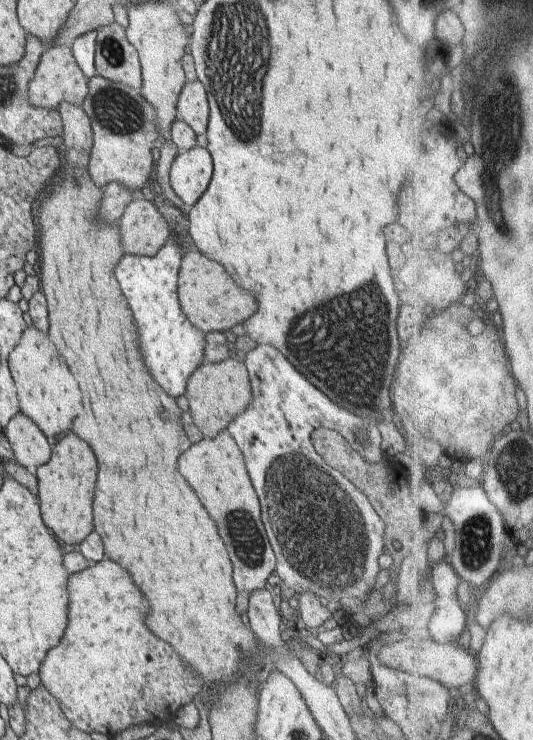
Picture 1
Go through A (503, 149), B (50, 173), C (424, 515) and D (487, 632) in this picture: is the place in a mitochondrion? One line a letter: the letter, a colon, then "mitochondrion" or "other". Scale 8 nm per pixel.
A: mitochondrion
B: other
C: other
D: other

